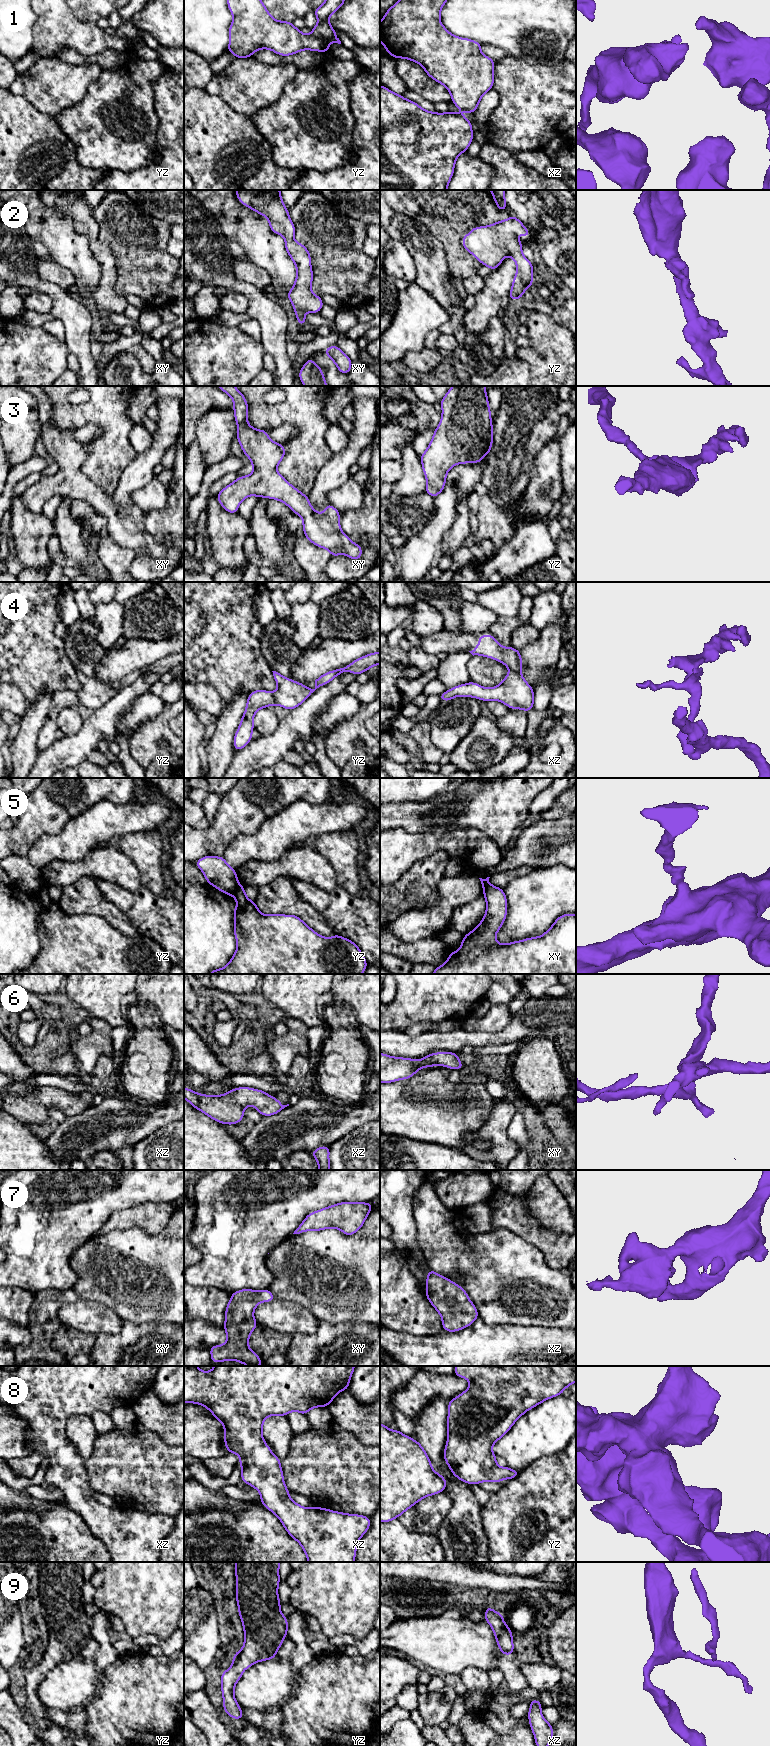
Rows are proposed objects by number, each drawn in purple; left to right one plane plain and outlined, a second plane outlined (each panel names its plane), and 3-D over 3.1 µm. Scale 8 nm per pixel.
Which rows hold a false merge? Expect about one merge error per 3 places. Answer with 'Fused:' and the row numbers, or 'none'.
Fused: 4, 5

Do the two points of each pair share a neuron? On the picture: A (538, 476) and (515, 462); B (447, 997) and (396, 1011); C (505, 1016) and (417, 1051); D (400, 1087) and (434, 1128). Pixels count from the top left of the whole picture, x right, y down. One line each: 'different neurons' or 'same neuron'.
A: different neurons
B: same neuron
C: different neurons
D: same neuron

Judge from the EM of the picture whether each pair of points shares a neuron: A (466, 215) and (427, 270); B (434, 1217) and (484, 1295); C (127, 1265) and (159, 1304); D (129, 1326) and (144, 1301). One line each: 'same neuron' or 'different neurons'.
A: different neurons
B: same neuron
C: same neuron
D: different neurons

